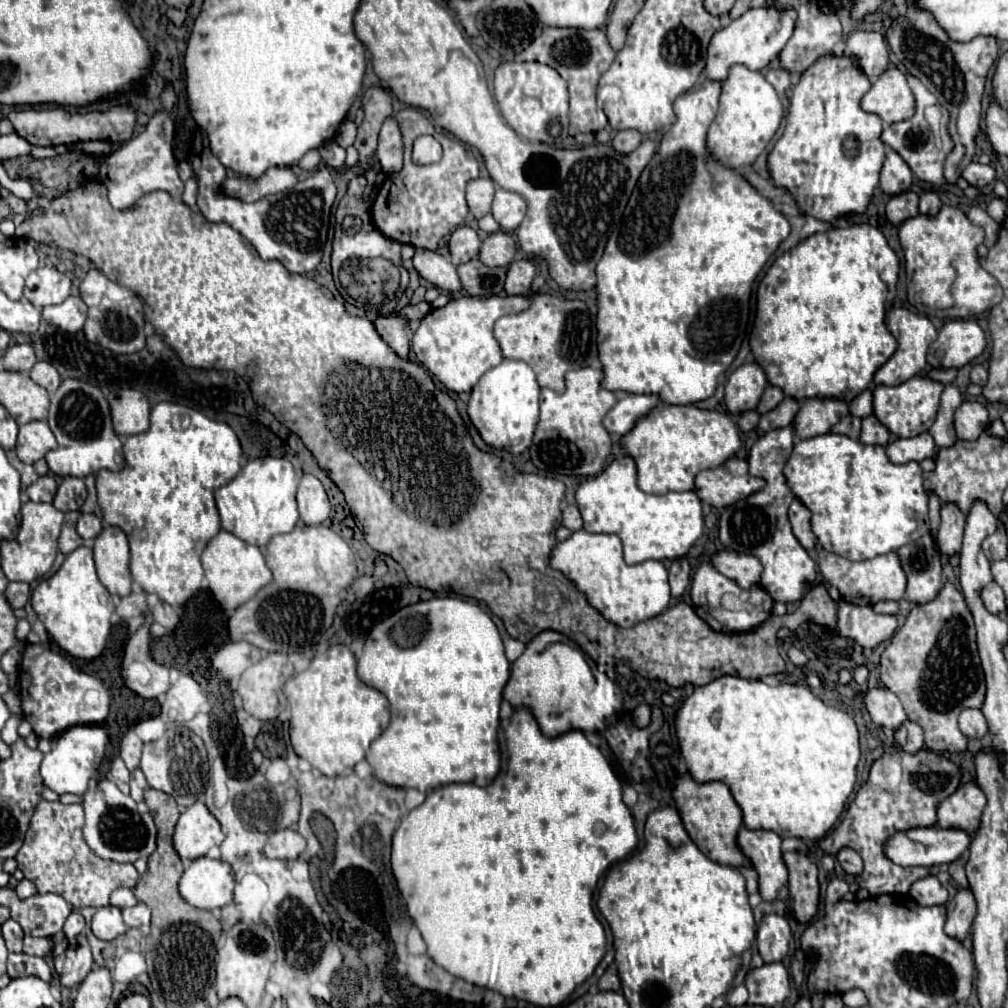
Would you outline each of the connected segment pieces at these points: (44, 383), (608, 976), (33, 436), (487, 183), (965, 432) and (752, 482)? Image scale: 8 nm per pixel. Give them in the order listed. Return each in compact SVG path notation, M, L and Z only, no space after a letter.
M38 361L34 367L32 367L32 371L30 371L30 379L34 381L34 383L38 383L40 387L44 387L48 393L54 393L58 387L60 387L60 375L58 375L58 371L50 365L50 363L46 363L46 361Z
M610 965L606 969L606 973L598 981L598 989L600 991L616 991L616 993L622 989L622 983L620 983L618 973L616 973L616 965Z
M30 421L20 427L18 433L18 459L24 463L40 461L48 451L56 449L56 439L46 421Z
M480 177L468 183L466 187L466 201L476 219L484 217L492 209L492 197L494 197L494 181L490 177Z
M964 401L954 415L954 429L956 437L962 441L976 441L980 437L980 431L984 431L988 425L988 411L978 401Z
M730 457L716 469L702 469L694 479L696 495L712 507L732 505L758 491L762 485L764 481L748 475L748 463L738 457Z

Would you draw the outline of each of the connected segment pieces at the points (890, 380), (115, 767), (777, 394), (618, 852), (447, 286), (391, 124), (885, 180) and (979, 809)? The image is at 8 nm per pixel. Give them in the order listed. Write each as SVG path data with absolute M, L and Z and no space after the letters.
M891 307L886 316L888 330L897 340L896 353L876 371L874 383L884 385L900 385L910 377L918 375L926 367L926 351L932 341L936 341L936 328L928 317L912 312L905 307Z
M116 757L114 761L112 761L112 767L110 767L110 773L108 773L108 777L116 783L116 787L122 791L122 793L130 793L130 787L128 787L128 779L130 779L130 771L126 769L126 765L124 765L124 761L120 759L120 757Z
M768 385L766 391L764 391L764 395L762 395L762 399L760 399L760 403L758 403L758 407L756 407L756 411L758 411L760 415L764 415L764 413L772 411L772 409L782 401L782 399L784 399L782 389Z
M516 709L510 719L500 723L498 740L504 765L490 785L476 787L468 783L452 783L438 787L426 797L420 807L412 809L402 819L392 837L392 873L406 901L408 915L420 929L422 939L428 947L428 955L436 965L440 965L454 977L460 977L478 987L498 991L504 997L522 999L538 1007L558 1007L570 997L576 985L584 983L594 973L596 965L606 953L606 935L604 927L594 915L592 893L597 888L600 875L606 873L606 869L618 859L624 859L636 849L638 837L634 819L630 809L622 803L622 785L616 779L612 767L602 757L600 749L588 743L582 731L568 731L560 737L548 739L540 733L538 723L528 709Z
M416 249L414 267L428 283L436 285L438 289L444 289L450 293L462 291L458 269L446 257L428 249Z
M388 117L382 125L380 139L378 139L378 163L386 175L398 173L404 163L404 141L398 127L398 121L394 117Z
M886 147L886 161L880 171L880 189L886 195L900 195L912 185L912 171L906 161L890 147Z
M974 783L960 785L954 795L950 795L940 803L938 827L962 829L966 833L974 833L980 825L984 807L986 807L986 797Z

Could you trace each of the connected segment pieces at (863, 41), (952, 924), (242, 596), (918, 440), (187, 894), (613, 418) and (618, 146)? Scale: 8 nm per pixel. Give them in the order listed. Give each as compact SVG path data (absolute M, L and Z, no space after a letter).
M866 31L850 33L846 39L844 55L854 57L870 81L880 77L890 63L888 47L884 43L882 33L866 33Z
M960 889L954 899L946 903L948 919L944 925L944 931L948 937L956 941L964 941L970 935L974 917L976 917L976 901L970 889Z
M220 531L204 549L202 553L202 565L206 571L206 579L210 583L210 591L214 599L222 607L236 609L244 601L252 599L264 585L272 581L272 571L264 563L264 555L256 545L248 545L236 535L228 531Z
M920 433L910 439L896 439L886 447L886 455L892 463L920 463L934 455L934 439L930 433Z
M200 857L192 861L180 879L180 895L196 909L220 909L232 903L234 871L224 861Z
M626 395L608 411L602 423L610 433L624 435L642 415L650 413L650 409L658 405L658 401L660 399L656 395Z
M628 129L628 131L618 131L612 139L612 147L618 151L618 153L630 153L634 151L638 145L642 143L642 135L634 129Z

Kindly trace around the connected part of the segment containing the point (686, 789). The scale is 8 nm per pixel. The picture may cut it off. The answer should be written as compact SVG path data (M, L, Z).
M684 773L680 779L674 781L672 797L676 801L676 809L682 817L682 823L688 835L708 859L720 865L732 865L732 867L750 865L750 861L742 855L742 851L736 845L736 835L742 825L742 813L734 797L730 795L730 789L724 783L720 781L696 783L688 773Z

